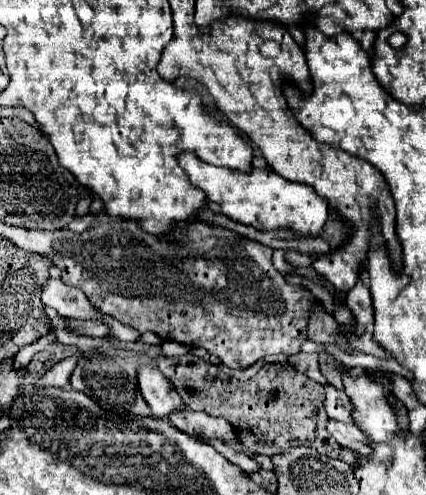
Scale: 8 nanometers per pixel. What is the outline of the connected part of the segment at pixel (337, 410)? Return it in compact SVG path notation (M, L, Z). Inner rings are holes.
M324 385L324 409L328 417L338 421L350 421L350 401L346 401L346 393L338 391L334 385Z

